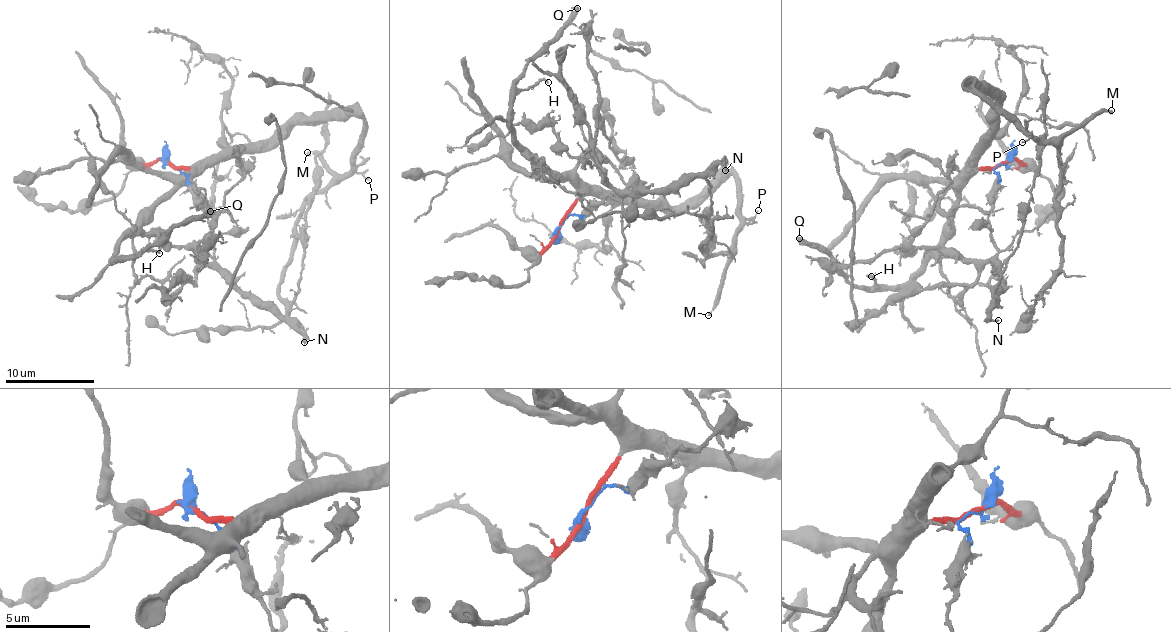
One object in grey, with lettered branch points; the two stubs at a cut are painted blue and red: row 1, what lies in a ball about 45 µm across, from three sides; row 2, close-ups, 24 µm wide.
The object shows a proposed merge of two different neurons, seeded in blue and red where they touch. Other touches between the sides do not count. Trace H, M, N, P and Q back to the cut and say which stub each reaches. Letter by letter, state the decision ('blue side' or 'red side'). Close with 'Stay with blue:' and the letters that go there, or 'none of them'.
H: red side
M: red side
N: blue side
P: red side
Q: red side
Stay with blue: N

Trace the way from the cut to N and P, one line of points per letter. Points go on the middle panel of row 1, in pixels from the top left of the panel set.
N: (559, 227), (569, 215), (579, 216), (605, 197), (678, 190), (723, 163), (726, 171)
P: (559, 227), (580, 196), (685, 206), (699, 202), (726, 175), (733, 177), (742, 218), (749, 222), (758, 210)

